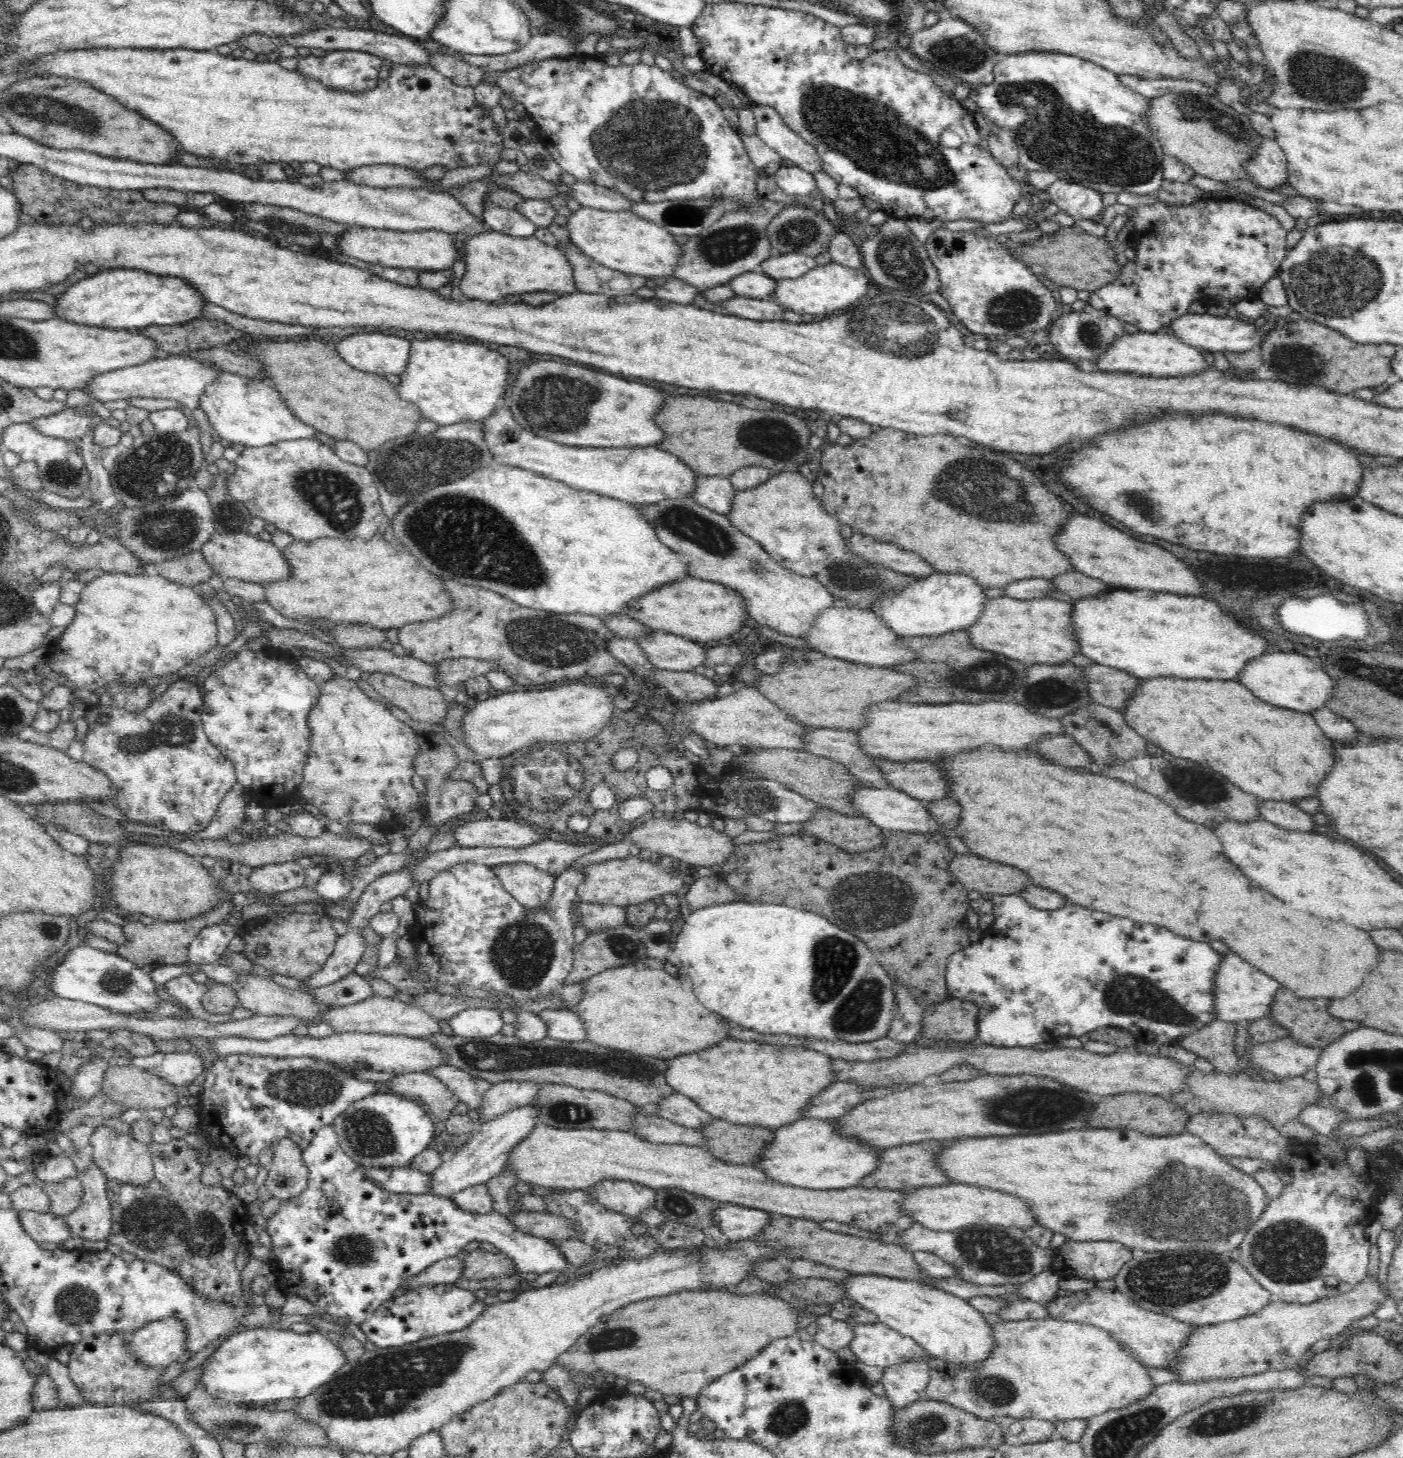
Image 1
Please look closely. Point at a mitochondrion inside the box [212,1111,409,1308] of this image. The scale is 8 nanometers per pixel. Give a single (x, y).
(352, 1248)

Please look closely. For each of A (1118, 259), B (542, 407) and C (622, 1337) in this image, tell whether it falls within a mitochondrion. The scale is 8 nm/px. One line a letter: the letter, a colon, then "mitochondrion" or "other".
A: other
B: mitochondrion
C: mitochondrion

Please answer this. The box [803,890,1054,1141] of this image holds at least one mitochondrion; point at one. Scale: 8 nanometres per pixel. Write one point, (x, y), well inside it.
(855, 998)

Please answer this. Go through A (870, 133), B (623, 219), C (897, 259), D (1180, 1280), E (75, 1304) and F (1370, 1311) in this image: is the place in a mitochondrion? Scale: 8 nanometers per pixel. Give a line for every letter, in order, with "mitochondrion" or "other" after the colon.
A: mitochondrion
B: other
C: mitochondrion
D: mitochondrion
E: mitochondrion
F: other

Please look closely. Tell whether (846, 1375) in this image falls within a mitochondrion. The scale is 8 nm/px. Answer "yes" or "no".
no

